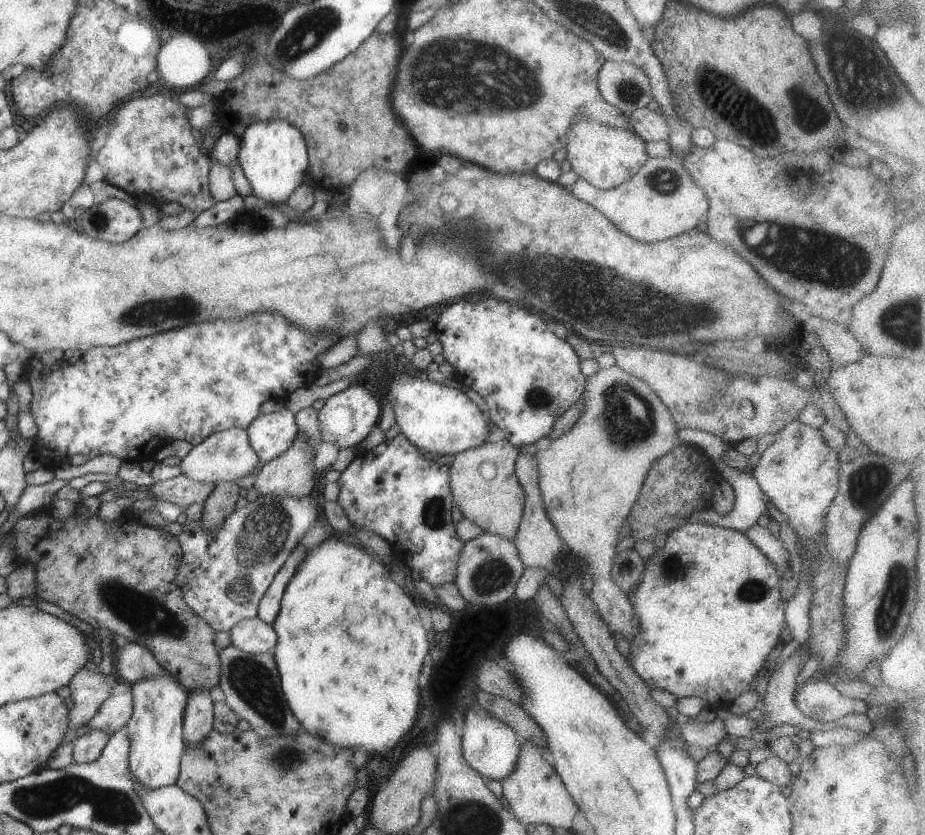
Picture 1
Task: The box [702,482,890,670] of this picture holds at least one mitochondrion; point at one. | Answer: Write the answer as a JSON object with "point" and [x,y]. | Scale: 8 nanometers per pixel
{"point":[753,590]}

